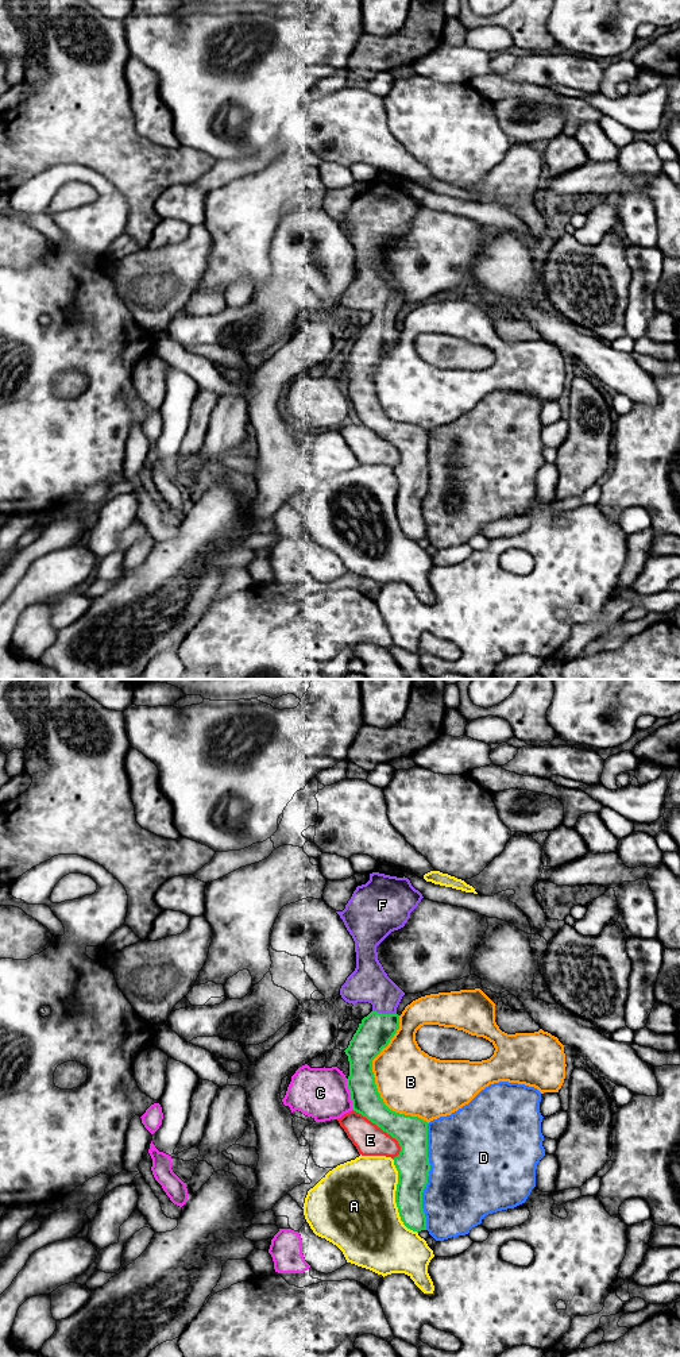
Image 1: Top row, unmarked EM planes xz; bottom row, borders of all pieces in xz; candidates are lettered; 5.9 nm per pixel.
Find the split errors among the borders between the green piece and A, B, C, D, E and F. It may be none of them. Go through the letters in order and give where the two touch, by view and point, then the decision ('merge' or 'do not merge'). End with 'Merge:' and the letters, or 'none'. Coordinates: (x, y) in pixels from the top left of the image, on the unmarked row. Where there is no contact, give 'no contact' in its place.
A: xz (395, 507) | do not merge
B: xz (374, 390) | do not merge
C: xz (351, 403) | do not merge
D: xz (428, 484) | do not merge
E: xz (383, 439) | do not merge
F: xz (385, 323) | merge
Merge: F

